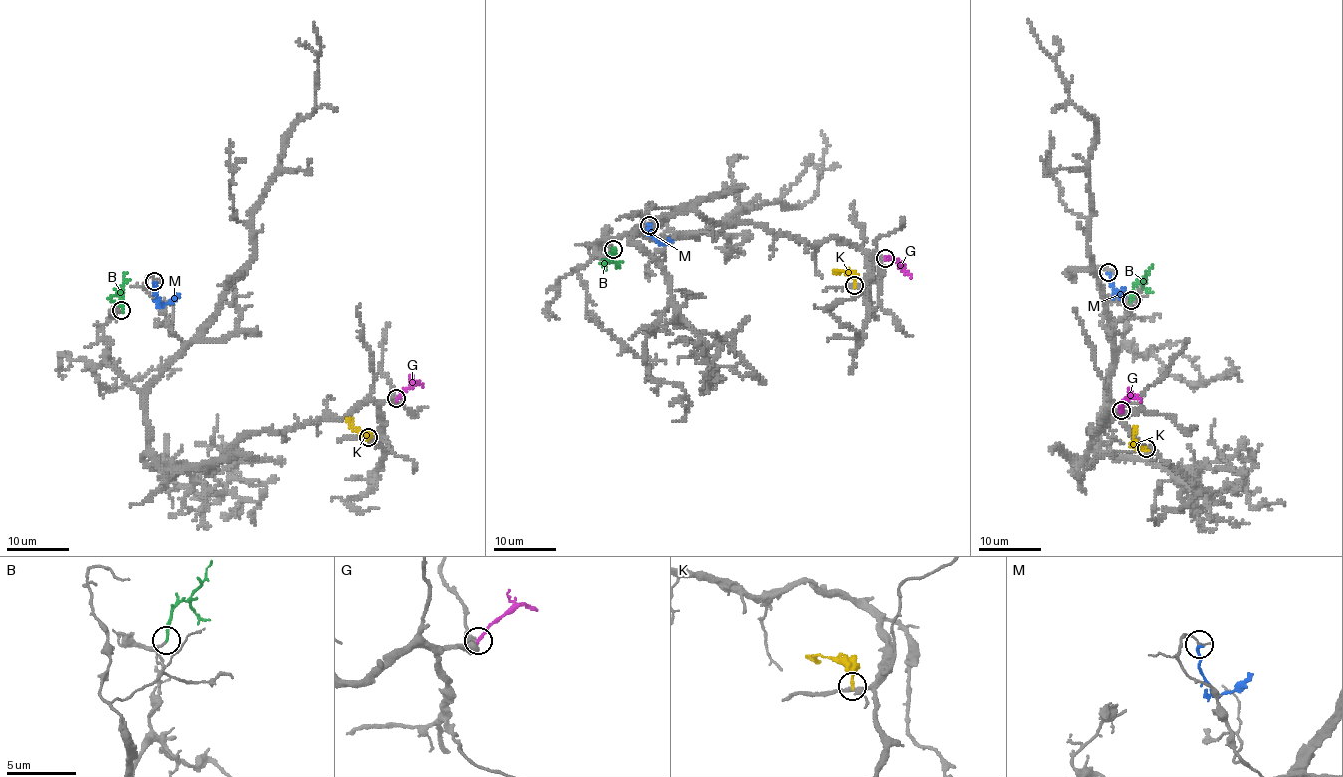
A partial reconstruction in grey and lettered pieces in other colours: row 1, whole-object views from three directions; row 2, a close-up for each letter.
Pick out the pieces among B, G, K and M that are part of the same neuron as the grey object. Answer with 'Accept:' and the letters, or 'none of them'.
Accept: B

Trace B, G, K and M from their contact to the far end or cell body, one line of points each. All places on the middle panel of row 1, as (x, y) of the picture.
B: (614, 249), (613, 261), (620, 266)
G: (885, 258), (894, 259), (911, 276)
K: (854, 285), (849, 274), (833, 271)
M: (648, 225), (655, 239), (663, 242), (671, 240)

